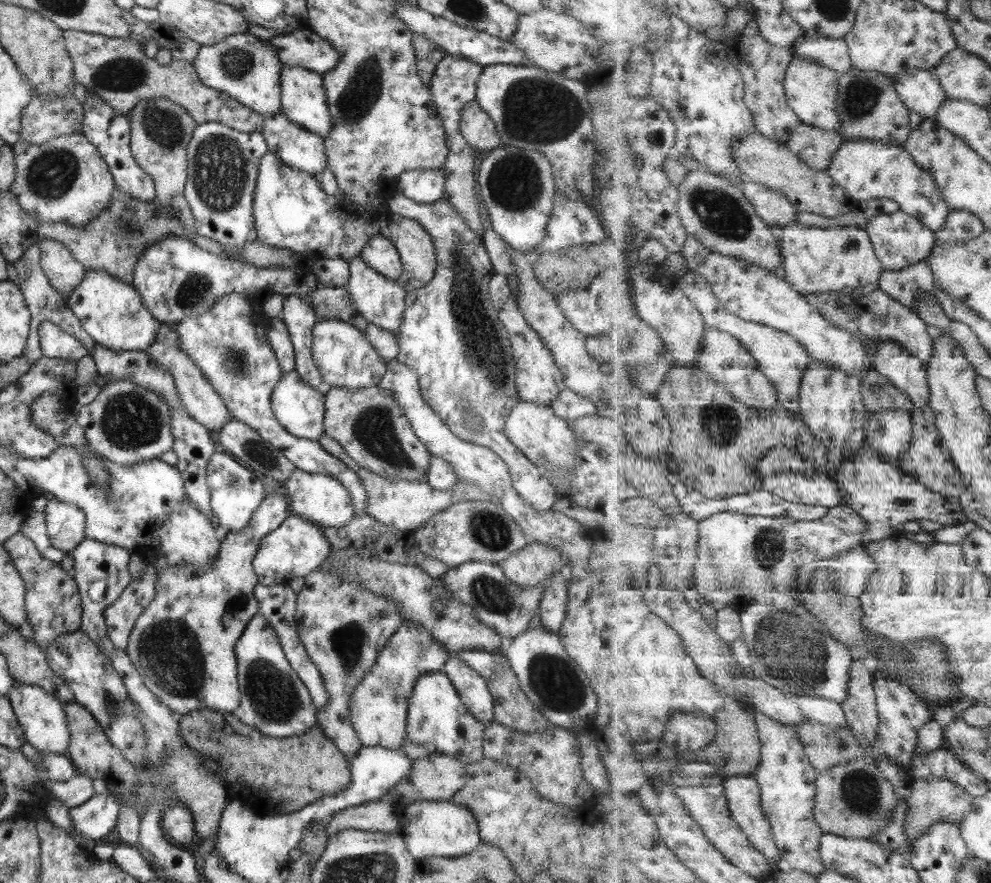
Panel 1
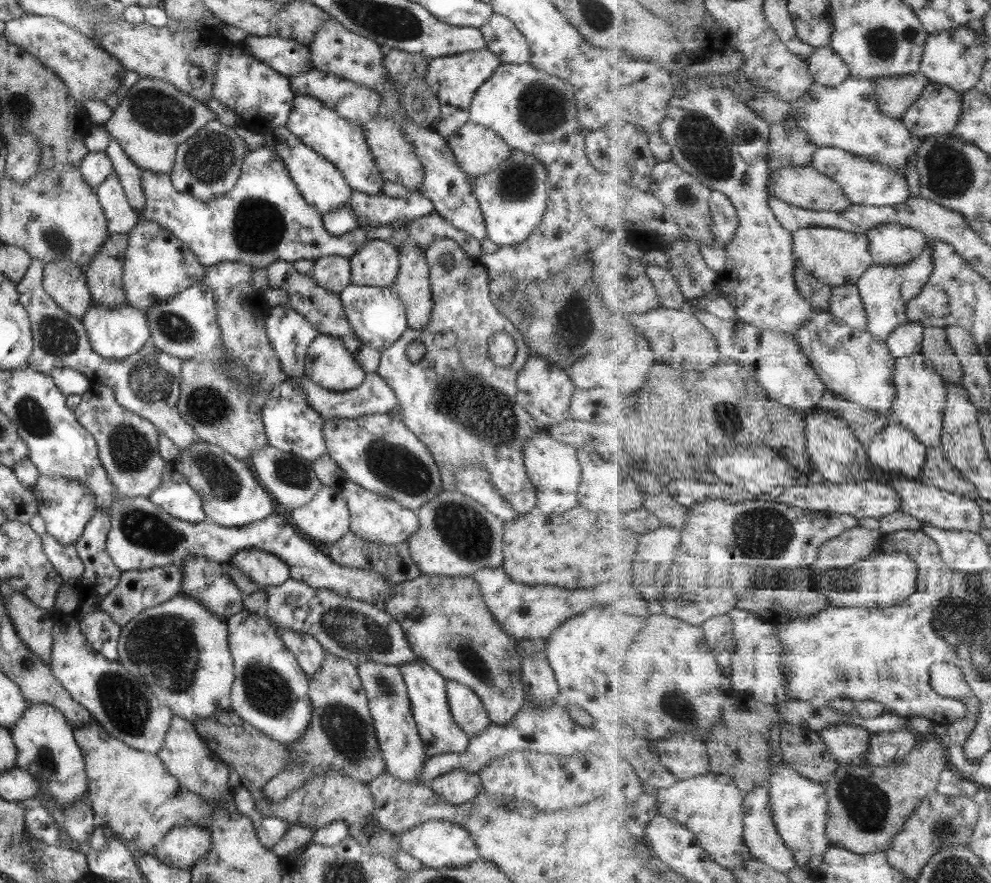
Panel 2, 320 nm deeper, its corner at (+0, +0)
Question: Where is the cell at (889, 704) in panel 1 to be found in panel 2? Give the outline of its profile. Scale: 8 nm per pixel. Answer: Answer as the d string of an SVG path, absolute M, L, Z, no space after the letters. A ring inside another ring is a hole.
M838 724L818 731L840 765L857 766L870 753L871 732L859 725Z

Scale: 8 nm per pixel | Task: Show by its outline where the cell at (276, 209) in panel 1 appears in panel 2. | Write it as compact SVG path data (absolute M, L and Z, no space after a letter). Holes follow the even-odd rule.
M265 145L257 147L252 151L247 151L242 158L239 178L227 194L213 197L211 200L200 201L186 193L179 193L172 188L169 174L151 172L150 170L141 170L141 191L143 192L144 203L137 212L138 219L145 218L151 222L156 222L163 229L169 231L175 238L178 238L191 252L195 258L204 267L210 267L218 262L240 262L251 265L255 269L263 269L270 262L277 259L283 259L287 262L295 260L313 260L317 257L340 256L348 259L355 254L359 247L370 240L382 240L396 249L404 242L412 242L423 251L428 247L428 242L433 242L436 238L443 238L455 241L463 252L473 258L481 256L481 247L479 241L466 232L457 230L451 226L441 215L435 212L427 216L413 219L409 223L400 227L393 226L369 226L357 227L345 234L329 234L322 225L322 216L317 209L309 206L295 187L295 184L289 177L288 170L281 162L280 158Z

